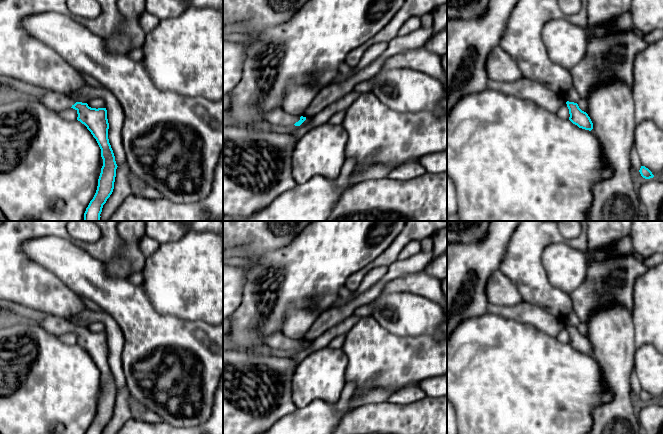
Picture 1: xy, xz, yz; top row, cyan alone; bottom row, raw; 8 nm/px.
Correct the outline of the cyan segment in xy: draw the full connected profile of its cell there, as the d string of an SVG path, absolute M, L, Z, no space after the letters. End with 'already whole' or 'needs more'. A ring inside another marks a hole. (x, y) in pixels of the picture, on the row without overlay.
M48 315L38 323L49 333L62 336L73 332L77 335L77 344L84 348L96 363L103 383L98 410L93 423L86 434L102 434L103 429L113 416L117 388L108 363L109 347L106 332L91 332L87 327L76 326L67 319Z; needs more

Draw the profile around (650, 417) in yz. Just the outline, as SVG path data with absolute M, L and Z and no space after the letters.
M655 401L646 403L639 411L638 419L643 434L663 434L663 406Z

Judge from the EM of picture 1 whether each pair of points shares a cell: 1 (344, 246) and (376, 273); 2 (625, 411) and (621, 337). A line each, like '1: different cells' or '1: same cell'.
1: different cells
2: same cell

